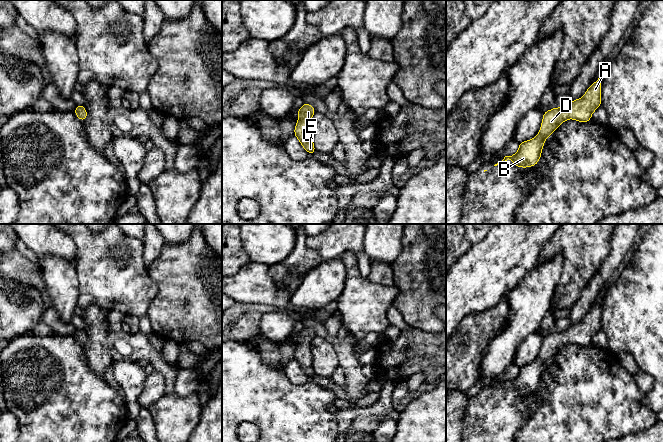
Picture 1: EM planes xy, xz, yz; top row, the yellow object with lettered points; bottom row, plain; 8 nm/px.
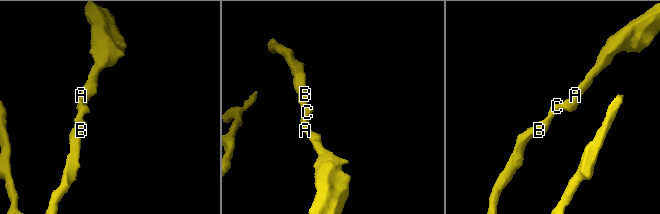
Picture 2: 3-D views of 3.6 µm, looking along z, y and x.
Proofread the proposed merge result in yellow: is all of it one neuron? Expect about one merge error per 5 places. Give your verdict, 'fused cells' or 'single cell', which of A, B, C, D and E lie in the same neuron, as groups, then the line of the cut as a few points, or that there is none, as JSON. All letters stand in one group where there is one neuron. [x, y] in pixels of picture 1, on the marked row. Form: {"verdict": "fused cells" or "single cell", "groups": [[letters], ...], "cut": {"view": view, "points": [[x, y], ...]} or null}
{"verdict": "single cell", "groups": [["A", "B", "C", "D", "E"]], "cut": null}

